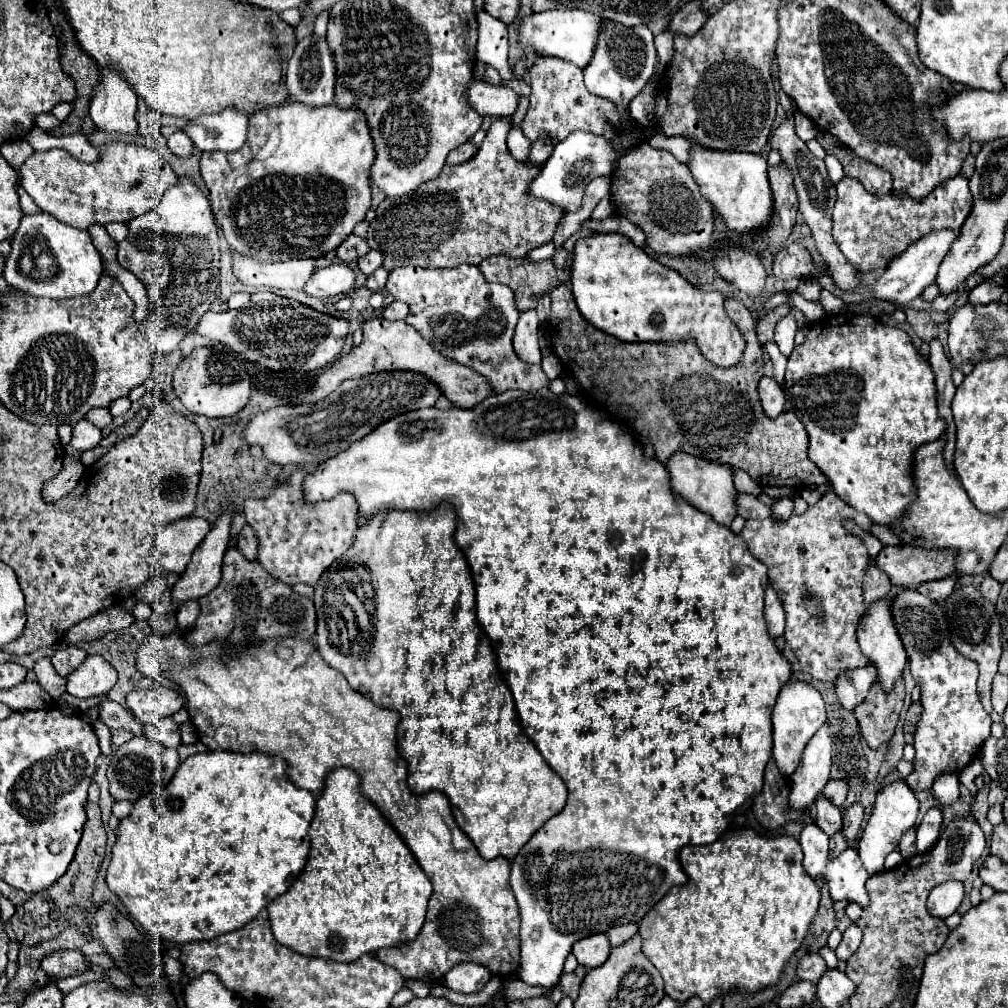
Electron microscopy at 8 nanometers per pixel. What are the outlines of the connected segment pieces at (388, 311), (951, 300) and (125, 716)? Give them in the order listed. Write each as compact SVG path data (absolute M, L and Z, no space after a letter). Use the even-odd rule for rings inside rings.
M393 300L391 304L387 304L383 308L383 318L387 318L387 320L403 320L407 314L409 314L407 304L399 302L399 300Z
M955 294L955 296L949 296L949 298L937 296L937 298L931 302L931 308L933 308L935 312L947 312L949 308L953 308L953 306L955 306L955 302L959 304L959 300L961 300L963 296L965 296L965 294Z
M103 700L99 704L99 720L111 728L111 730L119 730L119 728L125 728L125 730L131 730L135 736L141 734L141 724L133 718L131 712L127 712L123 706L119 706L117 702L111 702L111 700Z

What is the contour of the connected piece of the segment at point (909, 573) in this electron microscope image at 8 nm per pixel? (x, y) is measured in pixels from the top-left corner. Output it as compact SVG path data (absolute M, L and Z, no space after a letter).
M883 546L875 566L885 572L893 586L915 588L921 582L953 574L953 550L925 550L913 546Z

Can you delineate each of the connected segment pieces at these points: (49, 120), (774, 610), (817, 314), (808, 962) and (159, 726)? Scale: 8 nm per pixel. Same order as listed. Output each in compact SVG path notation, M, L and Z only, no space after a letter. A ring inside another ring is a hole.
M39 114L35 124L41 128L41 130L55 130L61 126L61 120L57 120L53 114Z
M771 586L765 590L765 620L767 620L769 636L773 640L783 636L783 632L785 632L785 612L783 612L783 604L779 602L779 598L777 598L777 594Z
M793 292L793 302L791 302L791 306L799 308L809 322L817 322L817 320L821 320L821 318L825 316L825 308L821 306L821 302L805 300L805 298L801 298L797 292Z
M807 954L805 958L799 960L797 964L797 976L801 980L809 980L809 982L817 982L821 978L821 974L827 970L825 962L817 956L817 954Z
M163 718L161 722L143 726L143 736L161 742L167 748L177 748L181 744L179 738L179 726L171 718Z

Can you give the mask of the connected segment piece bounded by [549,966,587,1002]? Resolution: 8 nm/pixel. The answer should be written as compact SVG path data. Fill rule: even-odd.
M577 966L573 972L563 974L561 980L559 980L559 984L557 984L557 990L553 990L553 994L549 998L553 1002L559 1002L563 996L569 996L571 1000L577 1000L579 986L581 986L585 974L587 974L587 968L585 966Z

